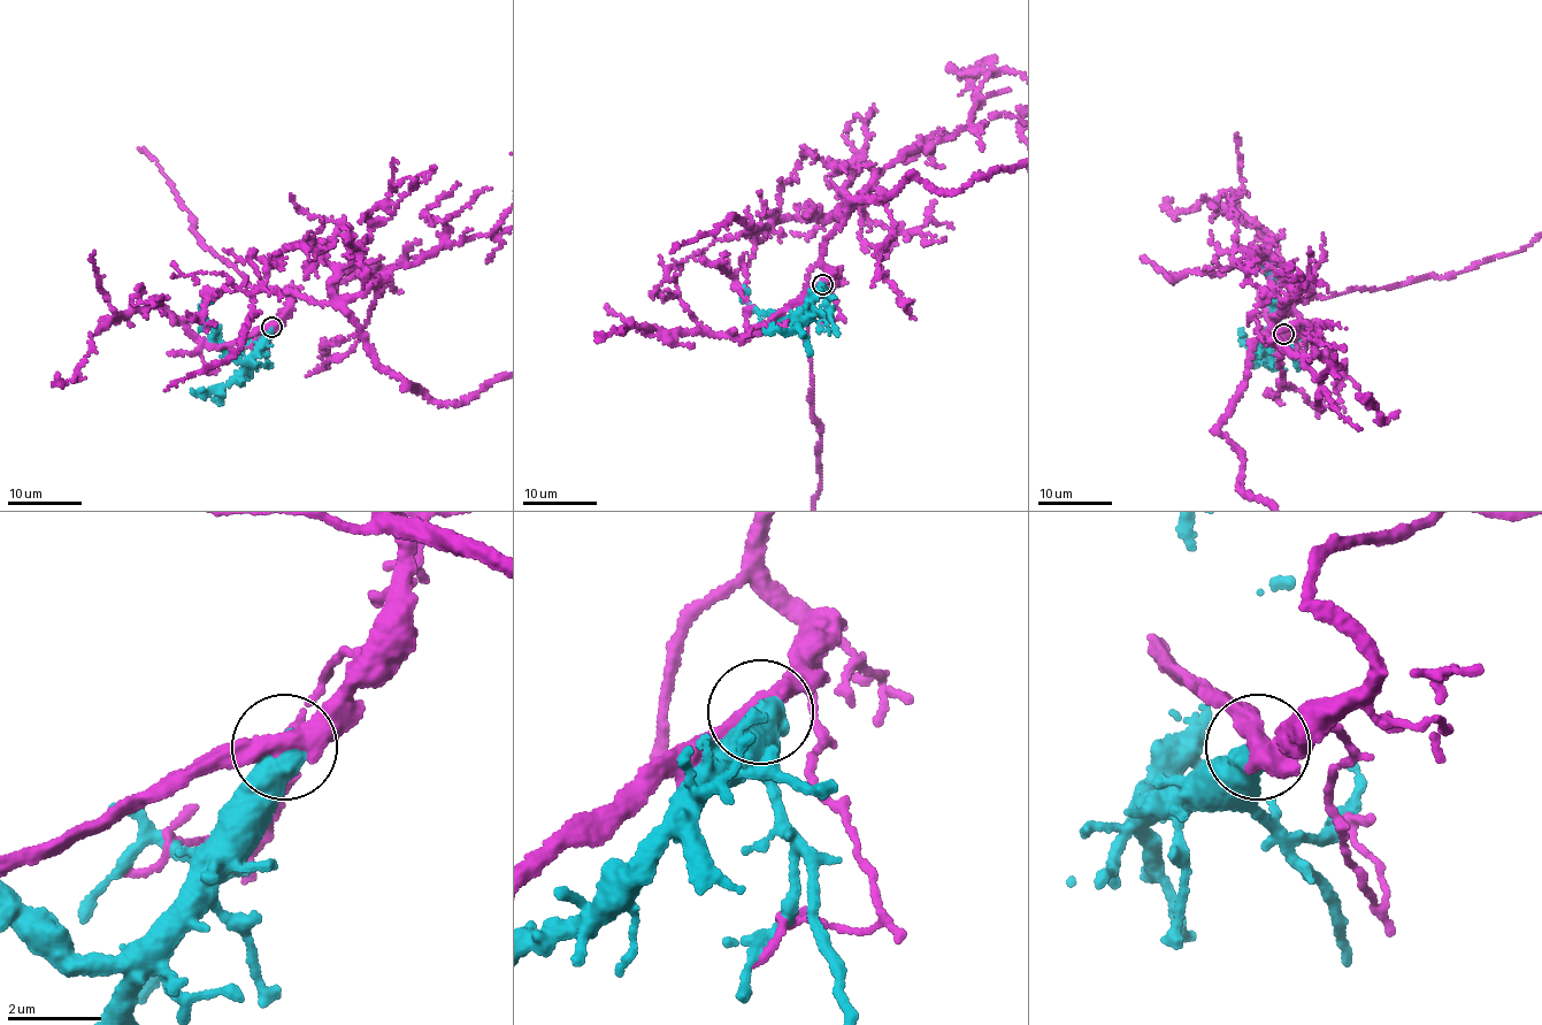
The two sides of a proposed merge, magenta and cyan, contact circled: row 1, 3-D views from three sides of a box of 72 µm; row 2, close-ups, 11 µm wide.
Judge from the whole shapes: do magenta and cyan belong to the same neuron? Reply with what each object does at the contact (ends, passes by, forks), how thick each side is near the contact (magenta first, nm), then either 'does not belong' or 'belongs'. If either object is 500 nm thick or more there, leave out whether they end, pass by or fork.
calibres 380 and 650 nm; does not belong

